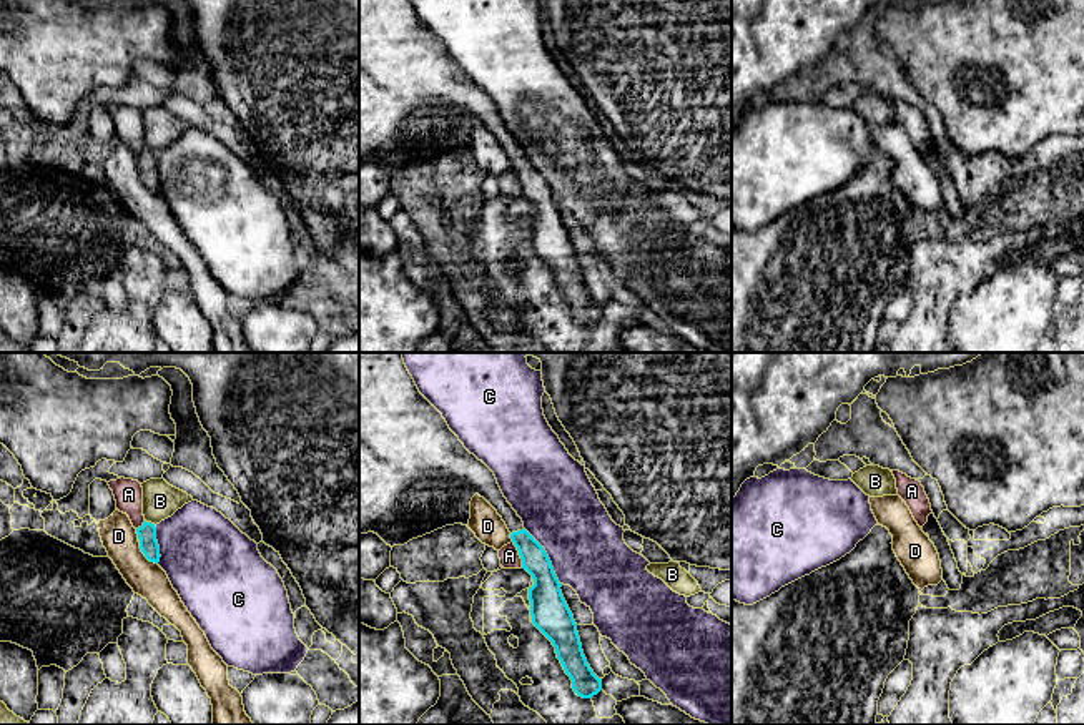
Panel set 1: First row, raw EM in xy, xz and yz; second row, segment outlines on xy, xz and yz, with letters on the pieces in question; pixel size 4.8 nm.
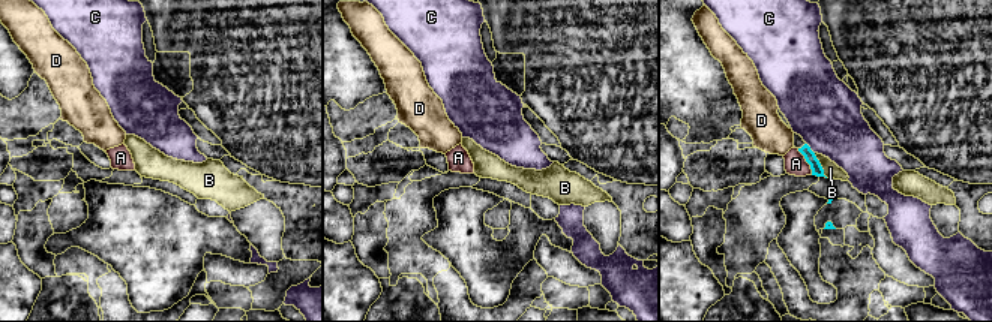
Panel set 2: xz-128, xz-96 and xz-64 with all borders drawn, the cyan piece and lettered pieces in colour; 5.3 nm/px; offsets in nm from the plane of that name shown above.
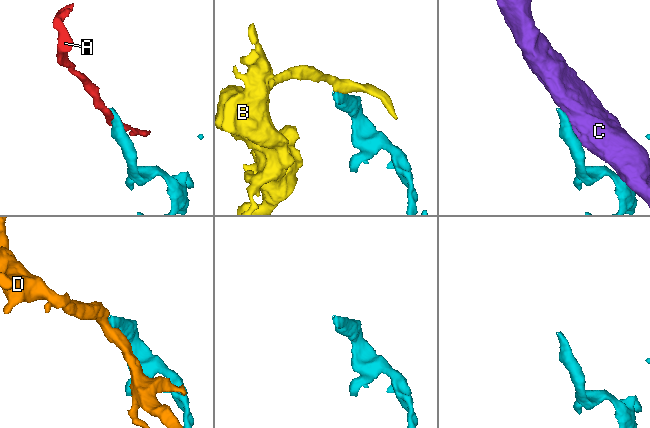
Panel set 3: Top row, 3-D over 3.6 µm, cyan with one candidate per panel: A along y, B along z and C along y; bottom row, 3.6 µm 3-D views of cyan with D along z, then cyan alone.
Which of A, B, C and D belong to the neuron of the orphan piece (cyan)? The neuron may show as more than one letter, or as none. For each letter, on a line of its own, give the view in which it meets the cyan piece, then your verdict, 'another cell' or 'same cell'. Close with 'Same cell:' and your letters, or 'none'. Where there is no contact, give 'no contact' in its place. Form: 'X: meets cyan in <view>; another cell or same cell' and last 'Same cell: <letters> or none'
A: meets cyan in xz; another cell
B: meets cyan in xy; another cell
C: meets cyan in xz; another cell
D: meets cyan in xy; another cell
Same cell: none

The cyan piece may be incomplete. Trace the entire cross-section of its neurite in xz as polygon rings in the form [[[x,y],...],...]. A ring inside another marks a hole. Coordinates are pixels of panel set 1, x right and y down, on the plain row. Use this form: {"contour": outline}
{"contour": [[[359,0],[359,163],[374,160],[394,175],[446,153],[469,153],[475,121],[502,145],[522,196],[534,206],[529,216],[532,251],[555,274],[574,319],[592,326],[602,318],[602,306],[587,291],[562,211],[544,175],[524,156],[522,146],[504,125],[494,100],[464,75],[442,42],[419,20],[409,0]]]}

